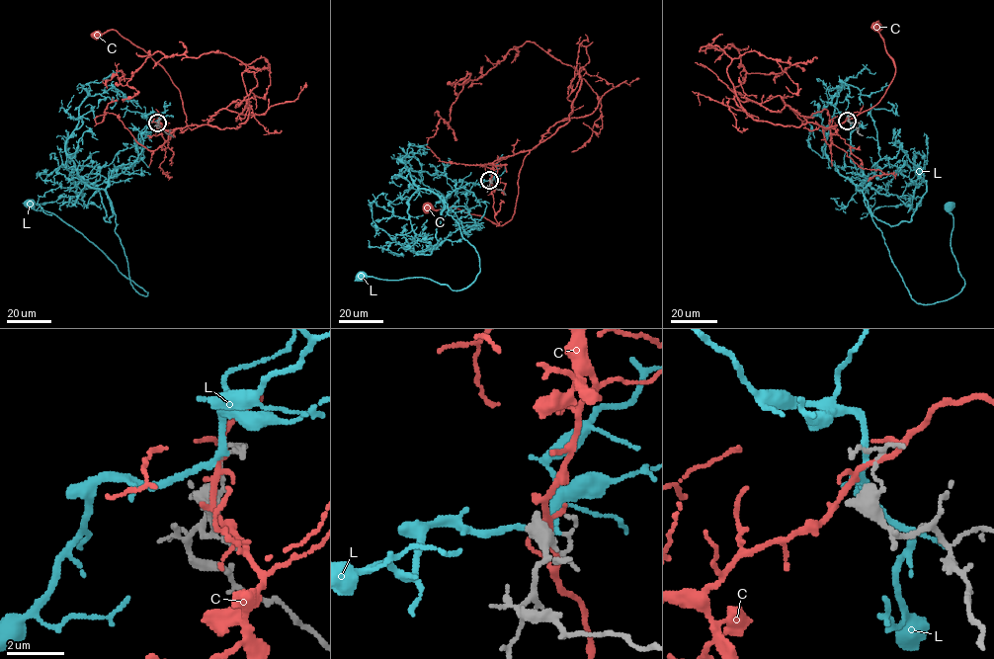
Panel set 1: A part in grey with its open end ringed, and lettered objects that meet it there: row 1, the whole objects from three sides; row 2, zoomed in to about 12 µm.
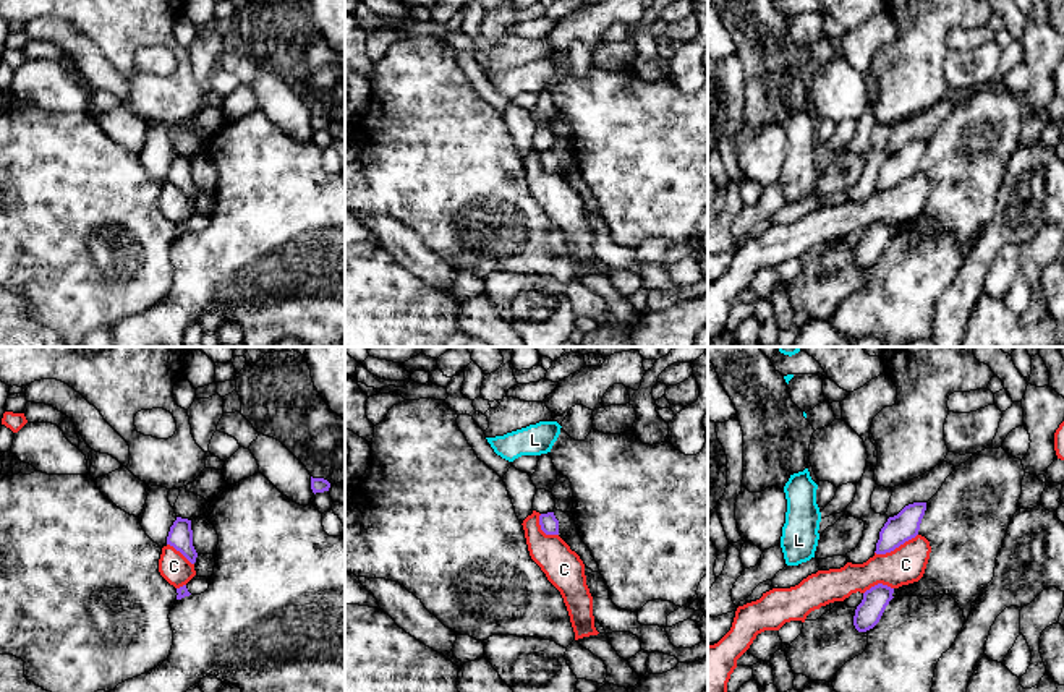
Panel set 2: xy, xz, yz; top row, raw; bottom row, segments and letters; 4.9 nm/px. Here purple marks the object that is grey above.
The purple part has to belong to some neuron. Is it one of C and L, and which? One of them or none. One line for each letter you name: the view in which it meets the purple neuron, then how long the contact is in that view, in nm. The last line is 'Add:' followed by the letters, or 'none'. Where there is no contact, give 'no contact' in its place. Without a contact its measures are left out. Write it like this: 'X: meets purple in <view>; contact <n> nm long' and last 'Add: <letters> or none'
Add: none

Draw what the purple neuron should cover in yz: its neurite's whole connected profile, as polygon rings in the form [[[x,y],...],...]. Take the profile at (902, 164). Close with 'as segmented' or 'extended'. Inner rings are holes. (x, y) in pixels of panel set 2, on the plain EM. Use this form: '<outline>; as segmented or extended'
[[[913,139],[905,143],[897,152],[889,154],[879,169],[876,191],[886,191],[915,175],[920,167],[921,156],[926,147],[926,139]]]; as segmented

